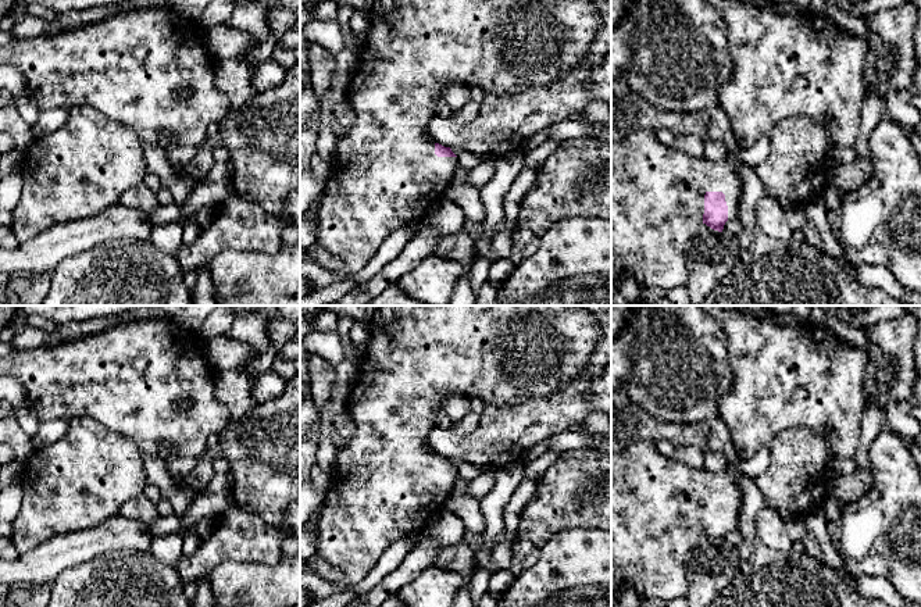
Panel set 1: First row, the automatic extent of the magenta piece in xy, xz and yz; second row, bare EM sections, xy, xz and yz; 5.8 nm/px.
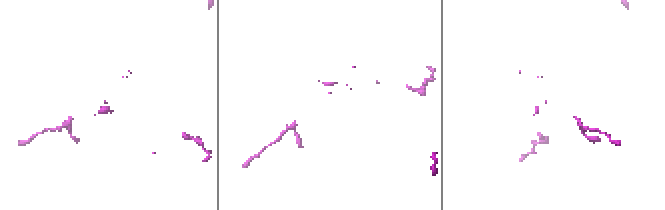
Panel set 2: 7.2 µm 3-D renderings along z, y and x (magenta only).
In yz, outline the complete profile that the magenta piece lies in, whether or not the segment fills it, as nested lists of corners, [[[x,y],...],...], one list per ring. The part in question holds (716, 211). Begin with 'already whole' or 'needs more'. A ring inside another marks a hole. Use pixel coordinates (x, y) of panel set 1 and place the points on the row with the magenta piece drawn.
needs more; [[[640,129],[620,142],[611,142],[611,281],[615,288],[624,275],[629,275],[639,288],[670,290],[685,286],[685,249],[689,239],[702,224],[722,232],[728,219],[738,219],[740,193],[739,160],[733,154],[721,161],[696,158],[675,146],[667,147],[661,136],[650,129]]]

